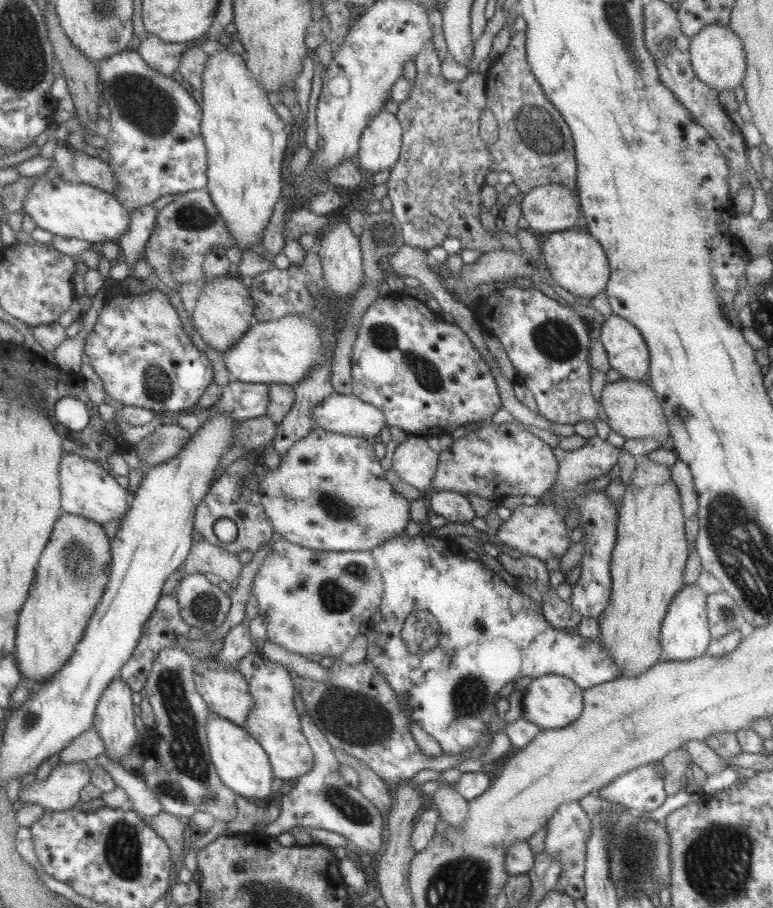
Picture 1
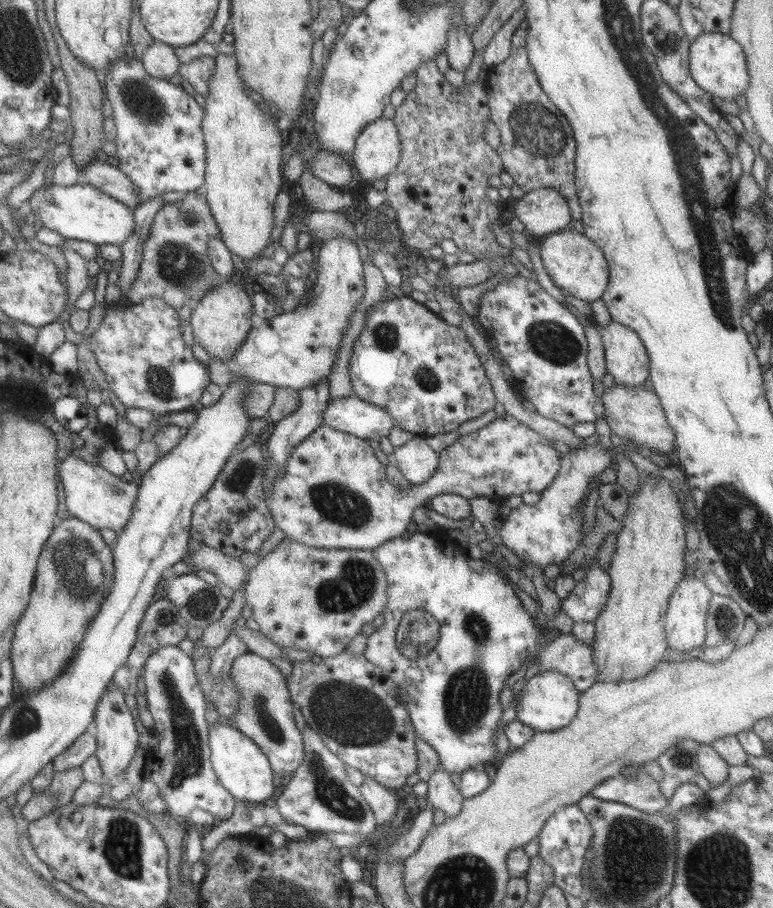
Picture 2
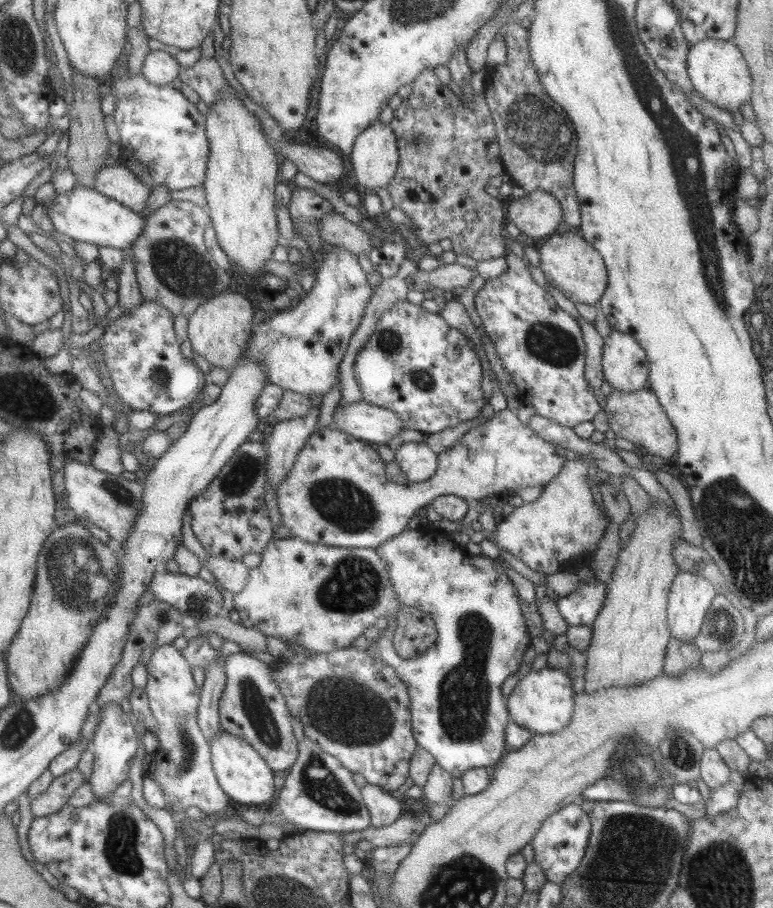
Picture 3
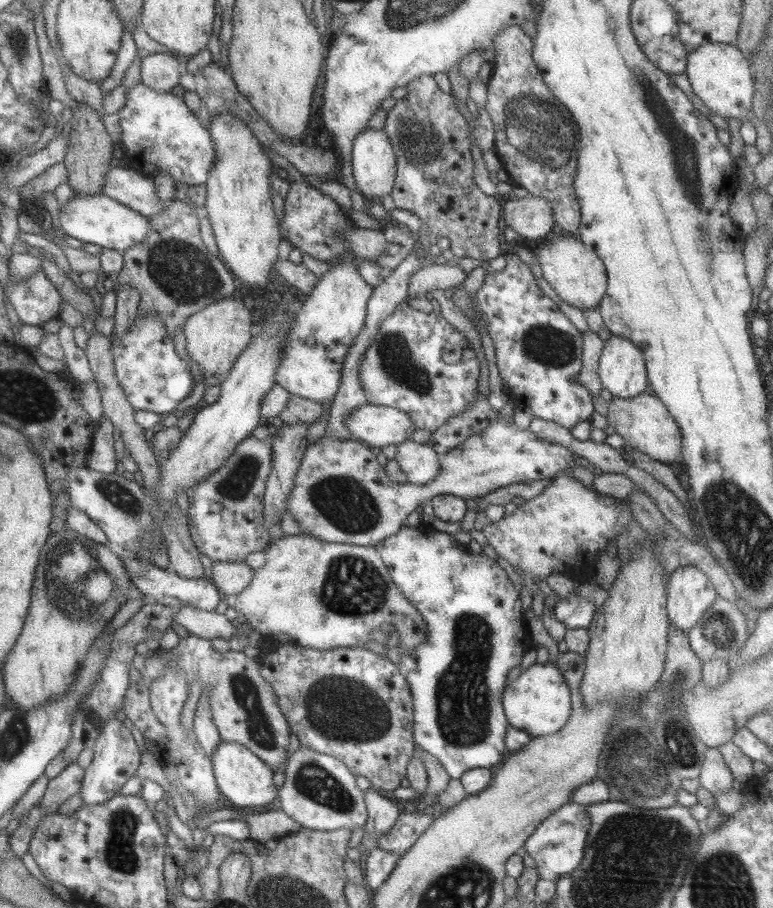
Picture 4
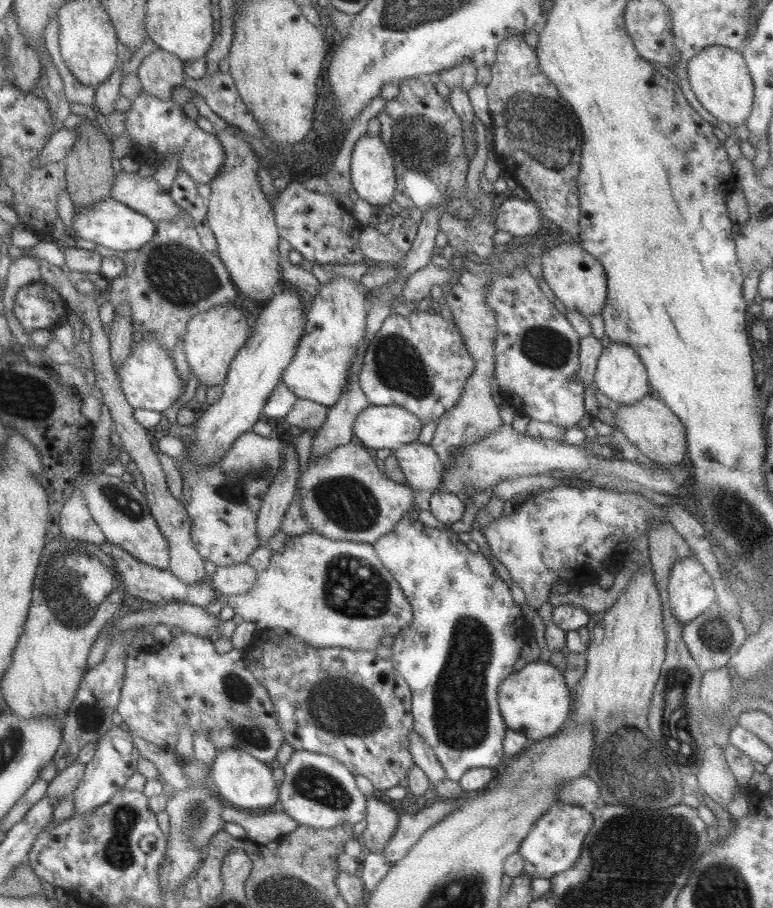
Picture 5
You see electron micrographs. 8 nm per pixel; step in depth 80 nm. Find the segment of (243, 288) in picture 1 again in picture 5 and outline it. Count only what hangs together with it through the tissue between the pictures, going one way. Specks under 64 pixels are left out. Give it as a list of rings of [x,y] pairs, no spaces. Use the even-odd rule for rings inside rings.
[[[220,305],[195,314],[185,327],[183,352],[191,372],[196,376],[198,384],[211,387],[221,385],[228,371],[231,360],[245,346],[251,332],[247,320],[240,310],[233,305]]]

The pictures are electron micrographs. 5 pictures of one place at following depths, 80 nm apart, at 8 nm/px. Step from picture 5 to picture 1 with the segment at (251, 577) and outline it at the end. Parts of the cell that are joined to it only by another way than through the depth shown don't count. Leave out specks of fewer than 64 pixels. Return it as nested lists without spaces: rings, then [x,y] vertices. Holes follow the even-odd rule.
[[[198,541],[191,546],[189,555],[183,562],[183,568],[179,574],[171,580],[171,588],[176,586],[178,580],[185,575],[211,572],[228,583],[237,582],[240,576],[241,562],[235,554],[231,554],[210,542]]]

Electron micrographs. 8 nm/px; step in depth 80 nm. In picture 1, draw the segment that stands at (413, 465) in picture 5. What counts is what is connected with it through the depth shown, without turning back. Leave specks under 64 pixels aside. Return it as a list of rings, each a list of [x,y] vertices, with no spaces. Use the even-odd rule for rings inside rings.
[[[408,434],[392,453],[392,469],[407,484],[421,492],[430,485],[438,463],[438,453],[433,452],[422,436]]]

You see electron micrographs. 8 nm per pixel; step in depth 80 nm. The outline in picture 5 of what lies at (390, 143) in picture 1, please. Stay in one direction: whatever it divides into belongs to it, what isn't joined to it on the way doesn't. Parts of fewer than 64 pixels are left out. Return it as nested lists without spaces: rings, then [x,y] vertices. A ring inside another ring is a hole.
[[[361,133],[359,140],[354,144],[350,156],[350,183],[357,196],[369,203],[375,210],[386,209],[387,204],[392,201],[396,189],[393,159],[379,135],[368,136]]]

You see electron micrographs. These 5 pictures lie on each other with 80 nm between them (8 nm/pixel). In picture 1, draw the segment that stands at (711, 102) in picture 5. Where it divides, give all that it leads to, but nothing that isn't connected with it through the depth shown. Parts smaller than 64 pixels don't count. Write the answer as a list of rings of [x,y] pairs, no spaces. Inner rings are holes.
[[[709,24],[701,27],[697,34],[690,38],[690,63],[693,73],[703,84],[717,92],[735,90],[745,77],[746,58],[739,37],[726,24]]]

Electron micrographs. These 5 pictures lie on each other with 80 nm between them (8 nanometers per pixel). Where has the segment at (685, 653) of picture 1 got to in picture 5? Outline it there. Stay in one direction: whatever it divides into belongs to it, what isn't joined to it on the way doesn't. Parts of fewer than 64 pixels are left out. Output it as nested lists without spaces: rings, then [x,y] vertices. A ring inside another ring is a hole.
[[[681,558],[673,563],[667,588],[672,615],[683,624],[715,604],[711,577],[695,558]]]

